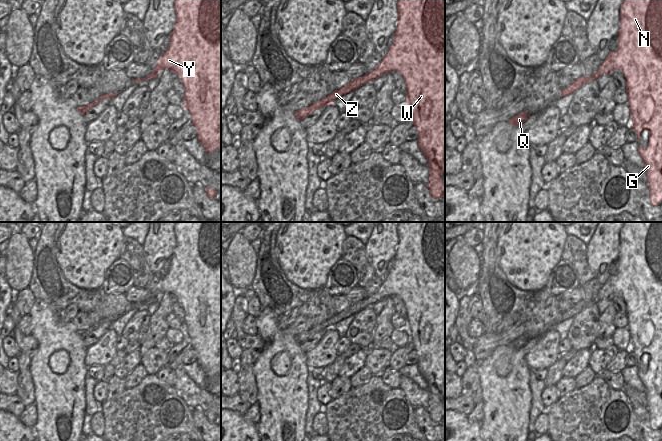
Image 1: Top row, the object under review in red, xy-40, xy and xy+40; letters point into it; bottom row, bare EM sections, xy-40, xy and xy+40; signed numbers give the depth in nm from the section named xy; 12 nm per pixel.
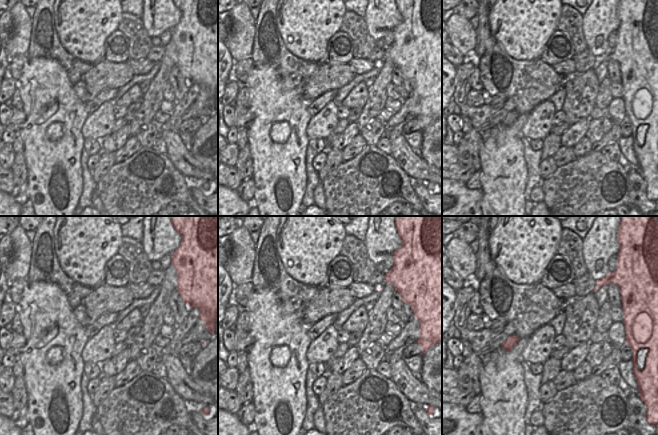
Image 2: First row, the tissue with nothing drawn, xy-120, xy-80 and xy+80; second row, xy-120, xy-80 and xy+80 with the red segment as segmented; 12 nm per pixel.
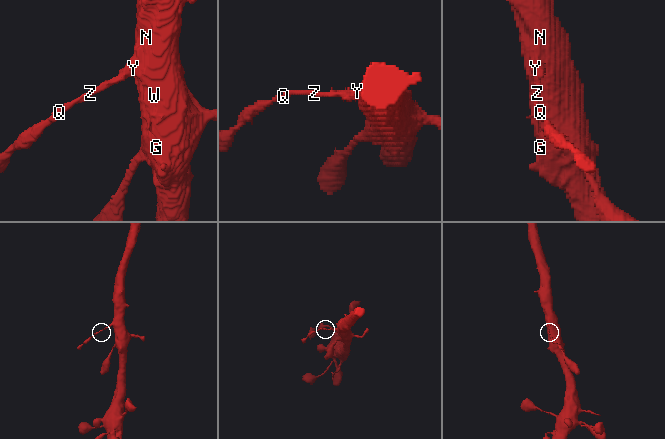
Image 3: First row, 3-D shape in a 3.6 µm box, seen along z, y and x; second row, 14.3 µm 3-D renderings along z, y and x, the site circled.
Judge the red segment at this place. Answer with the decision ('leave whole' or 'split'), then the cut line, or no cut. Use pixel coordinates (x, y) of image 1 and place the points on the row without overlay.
split; cut in xy along (365, 298), (371, 305)

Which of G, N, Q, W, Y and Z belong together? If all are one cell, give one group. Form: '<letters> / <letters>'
G N W Y / Q Z

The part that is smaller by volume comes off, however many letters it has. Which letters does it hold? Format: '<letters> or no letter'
Q, Z

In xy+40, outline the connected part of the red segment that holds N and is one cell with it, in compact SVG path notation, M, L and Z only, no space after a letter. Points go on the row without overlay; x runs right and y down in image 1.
M624 222L620 231L620 253L618 255L618 273L610 275L601 290L591 300L595 304L613 294L621 294L626 304L628 330L632 343L631 351L636 355L637 365L643 354L650 357L646 372L638 370L638 377L645 386L647 408L650 414L650 426L658 430L662 426L662 222Z

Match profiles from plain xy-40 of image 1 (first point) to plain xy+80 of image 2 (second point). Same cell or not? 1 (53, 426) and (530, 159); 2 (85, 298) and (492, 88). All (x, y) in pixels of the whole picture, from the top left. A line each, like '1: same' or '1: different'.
1: different
2: same

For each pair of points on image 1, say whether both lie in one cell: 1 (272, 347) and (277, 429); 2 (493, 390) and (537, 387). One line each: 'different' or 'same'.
1: same
2: different

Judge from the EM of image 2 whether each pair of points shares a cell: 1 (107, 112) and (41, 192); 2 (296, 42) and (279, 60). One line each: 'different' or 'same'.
1: different
2: different

